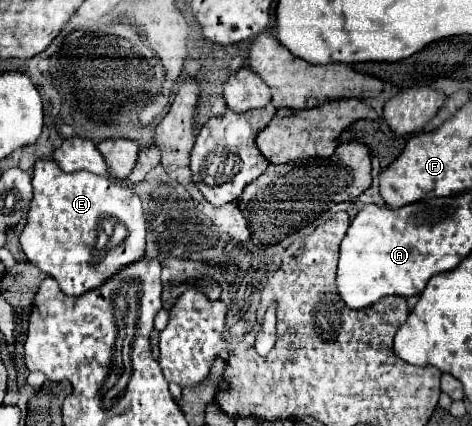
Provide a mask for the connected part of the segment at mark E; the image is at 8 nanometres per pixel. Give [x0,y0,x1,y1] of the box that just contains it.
[19,159,145,295]

